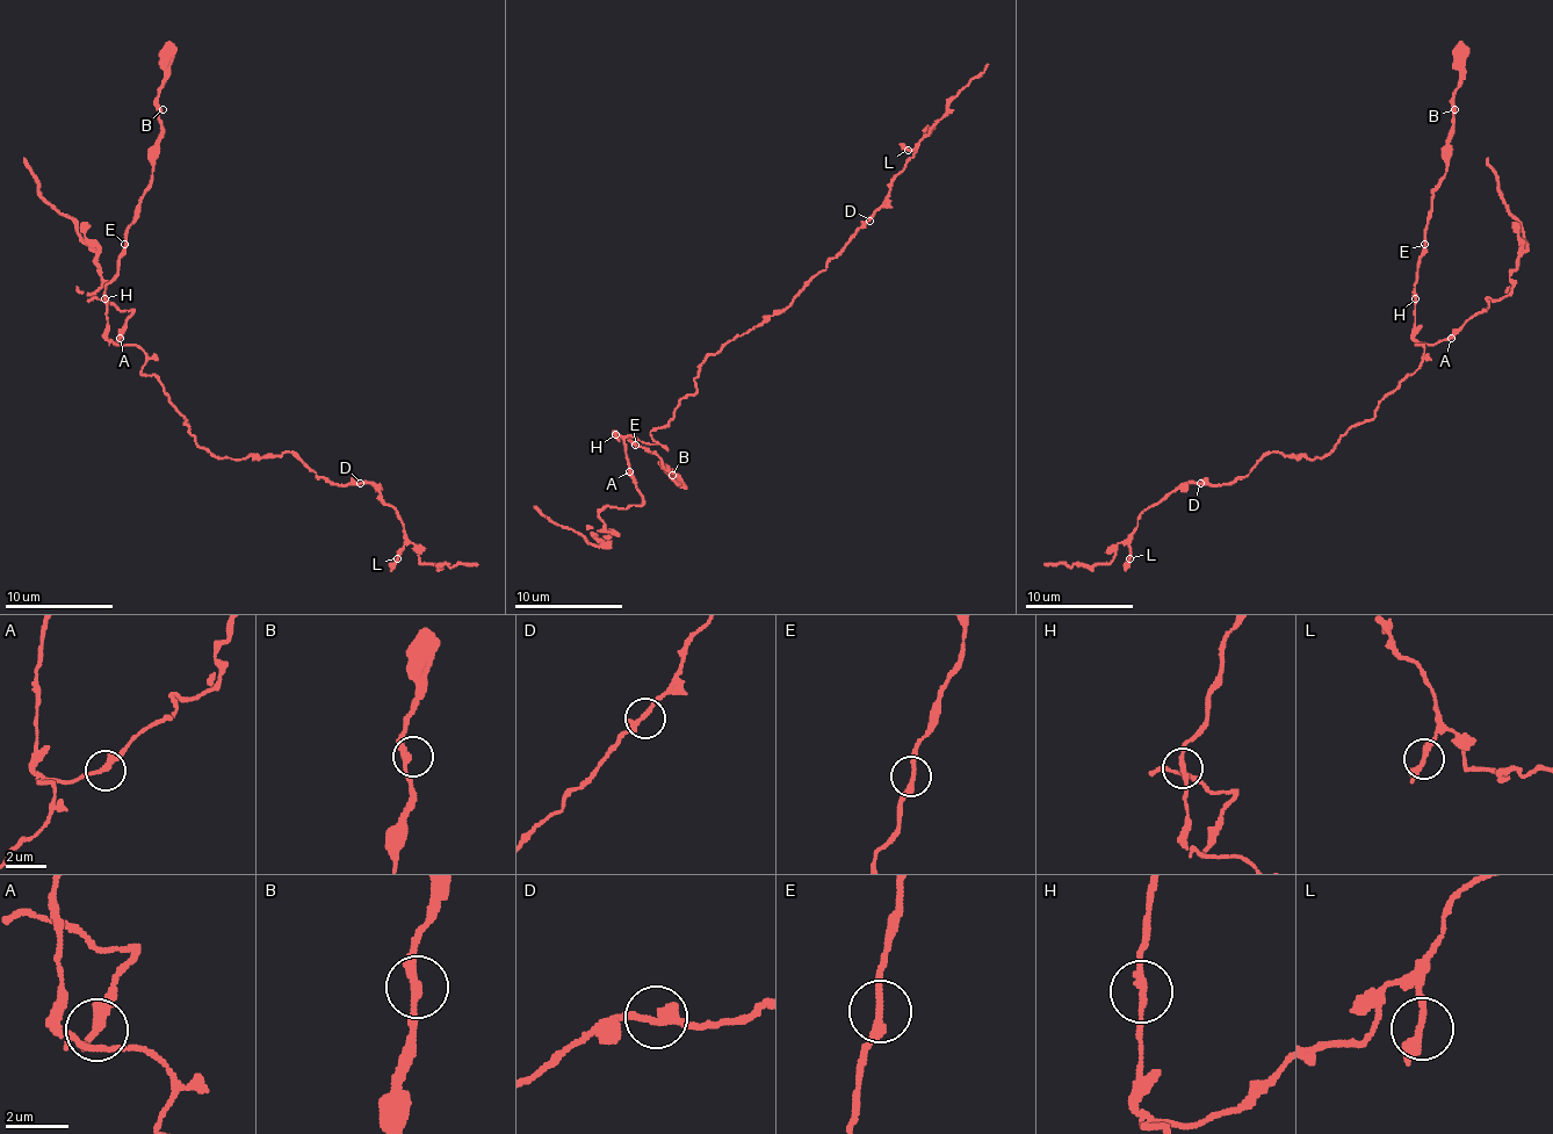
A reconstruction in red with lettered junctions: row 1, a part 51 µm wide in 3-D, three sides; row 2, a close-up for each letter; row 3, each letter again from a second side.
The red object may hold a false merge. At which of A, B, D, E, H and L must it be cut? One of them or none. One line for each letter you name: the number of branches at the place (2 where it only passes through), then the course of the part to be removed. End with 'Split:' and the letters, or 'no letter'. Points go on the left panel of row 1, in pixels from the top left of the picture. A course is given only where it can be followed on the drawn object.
Split: no letter

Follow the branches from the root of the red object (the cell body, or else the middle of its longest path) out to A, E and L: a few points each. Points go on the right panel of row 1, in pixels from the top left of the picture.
A: (1355, 426), (1367, 420), (1373, 410), (1420, 366), (1424, 347), (1416, 345), (1452, 339)
E: (1355, 426), (1367, 420), (1373, 410), (1422, 361), (1424, 347), (1416, 345), (1414, 337), (1414, 282), (1424, 244)
L: (1355, 426), (1320, 459), (1268, 453), (1243, 477), (1230, 483), (1178, 485), (1141, 515), (1129, 542), (1129, 558)

